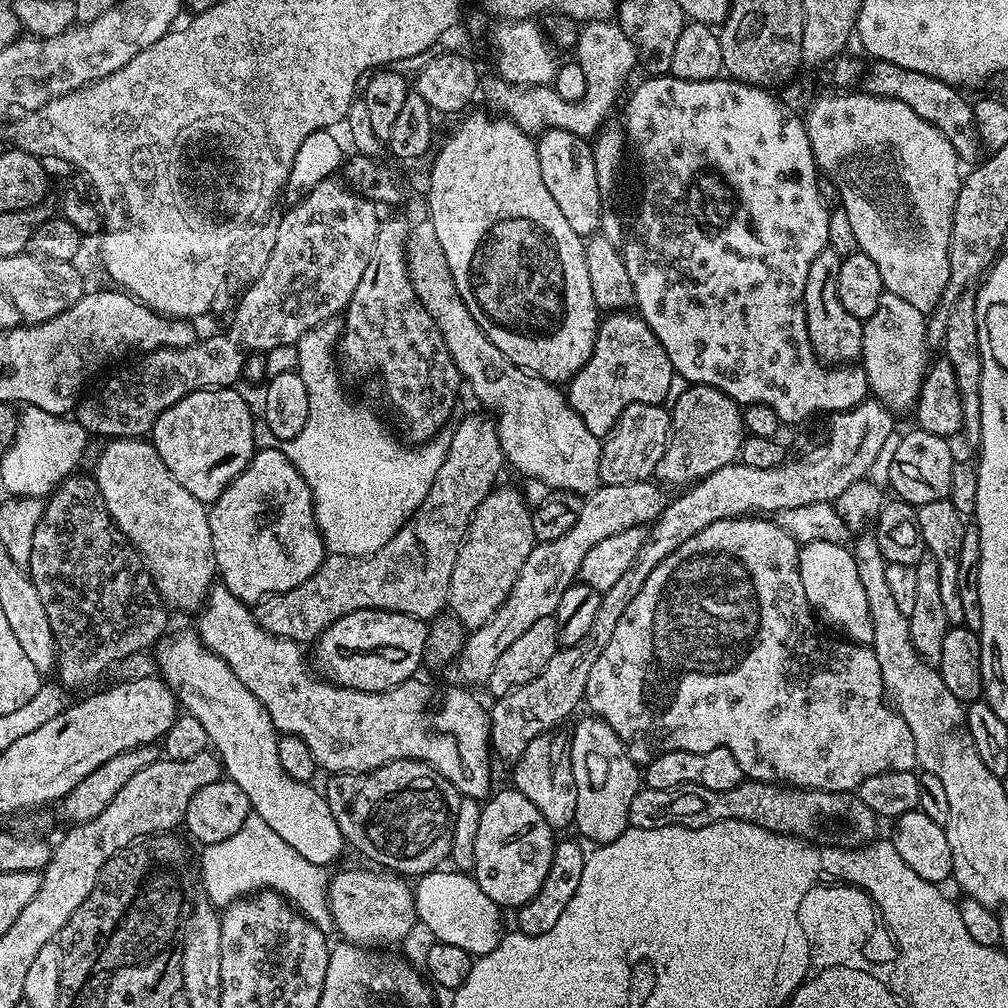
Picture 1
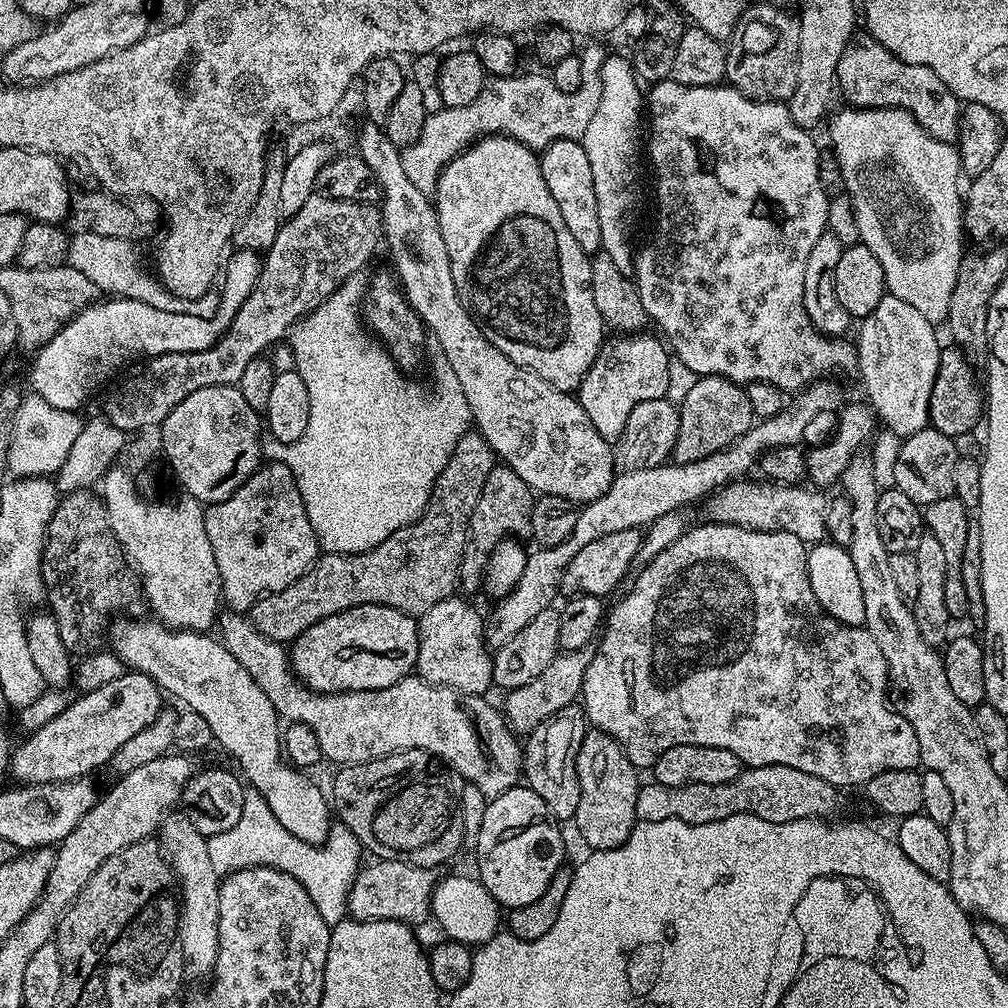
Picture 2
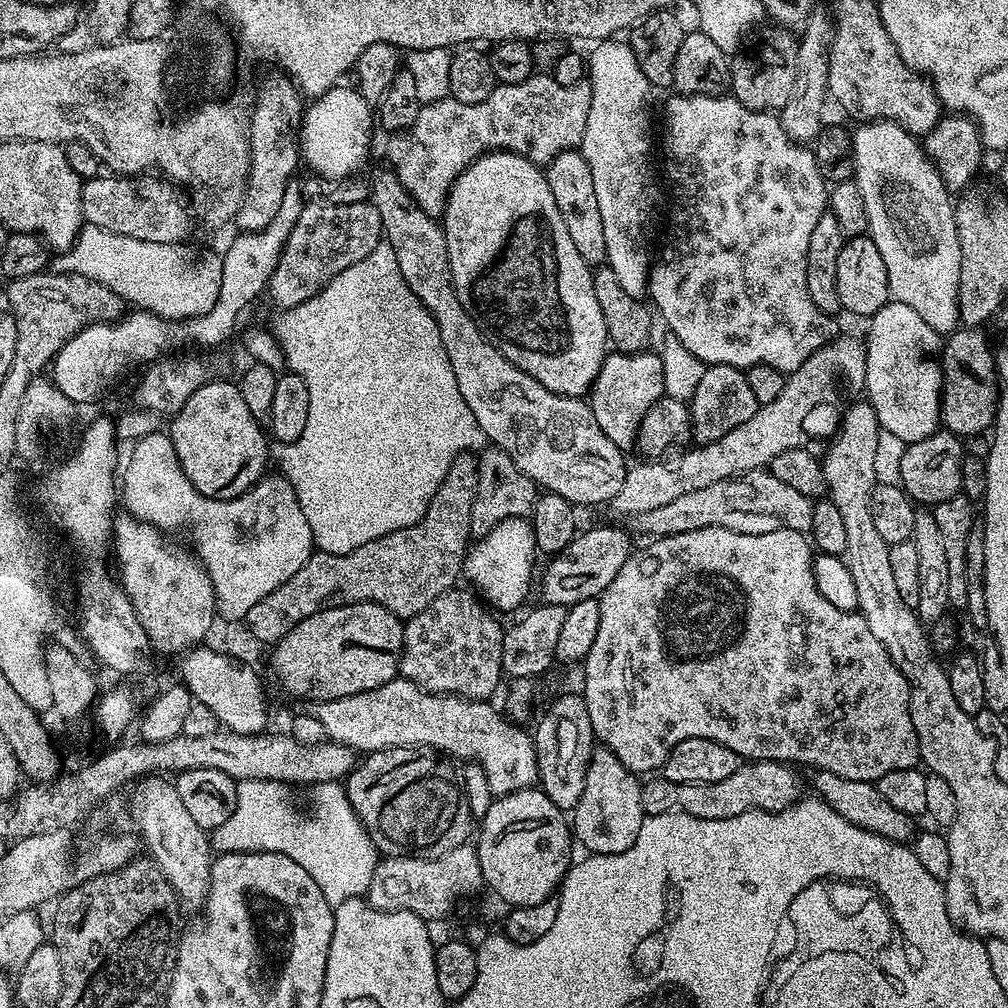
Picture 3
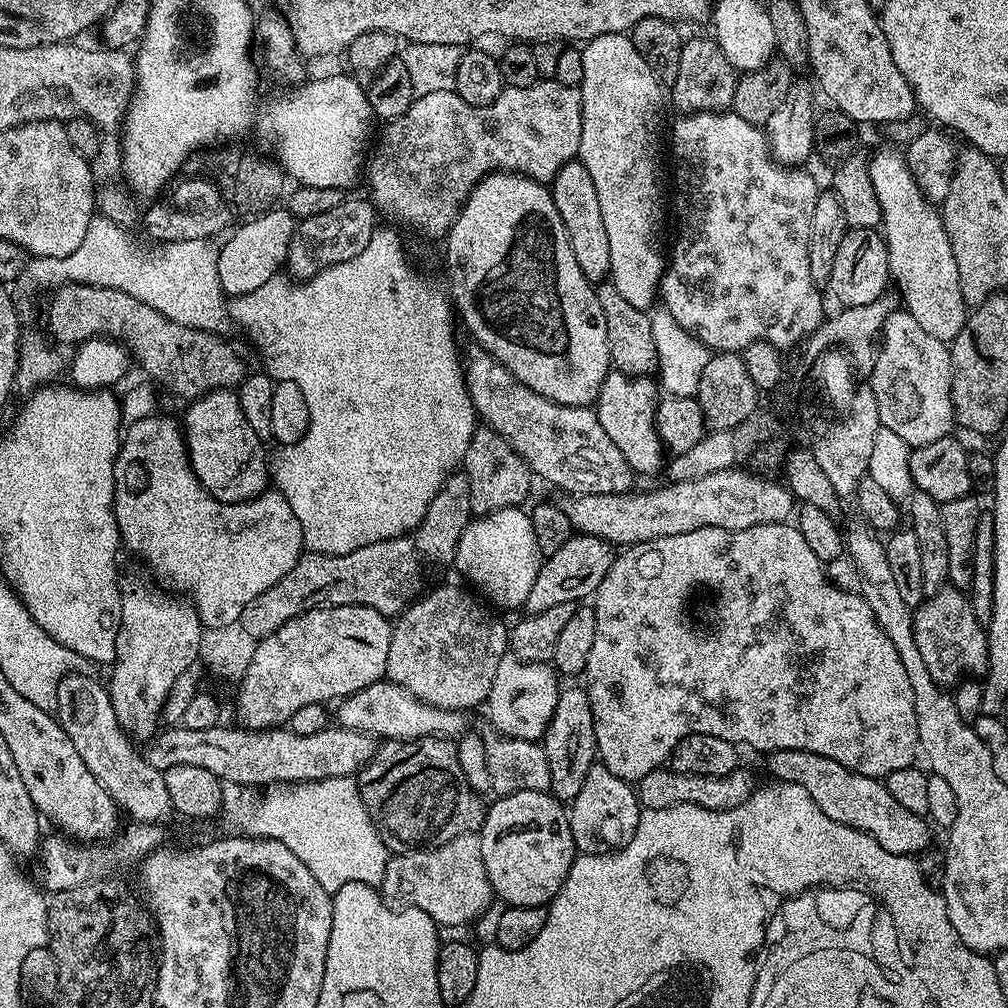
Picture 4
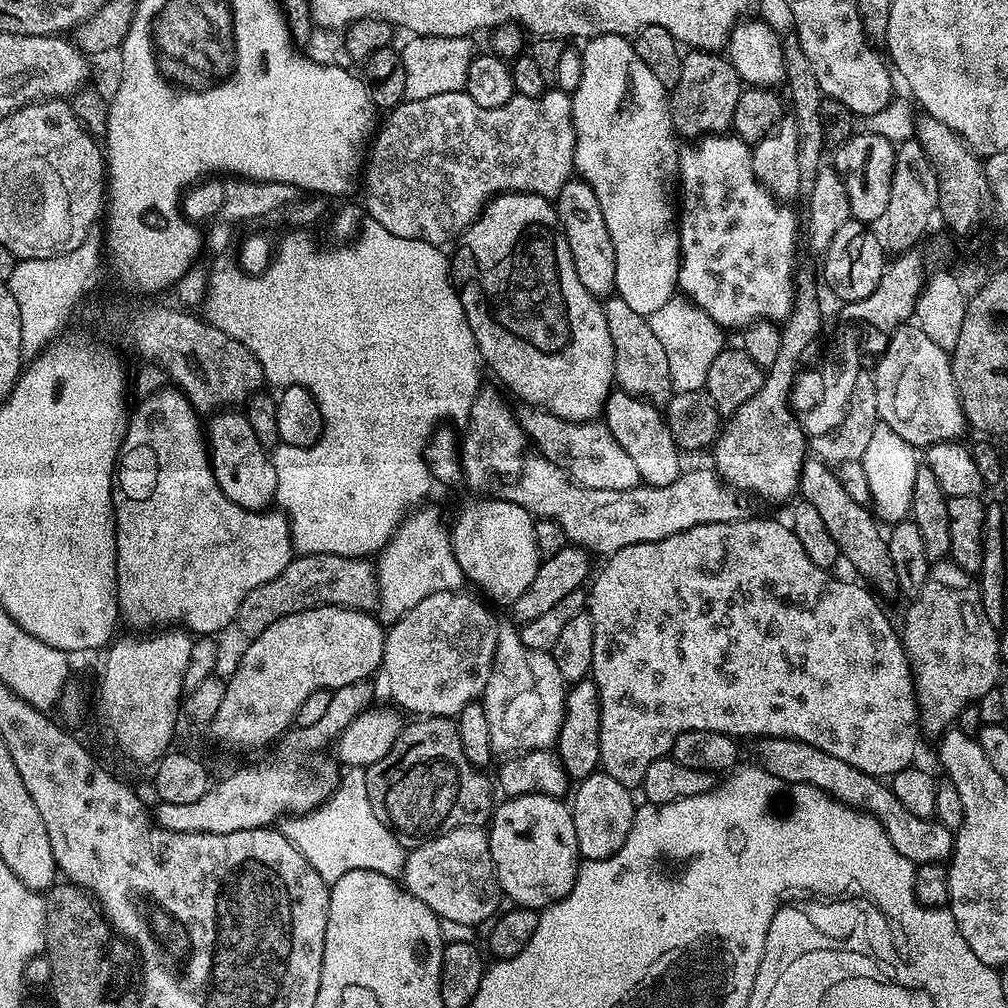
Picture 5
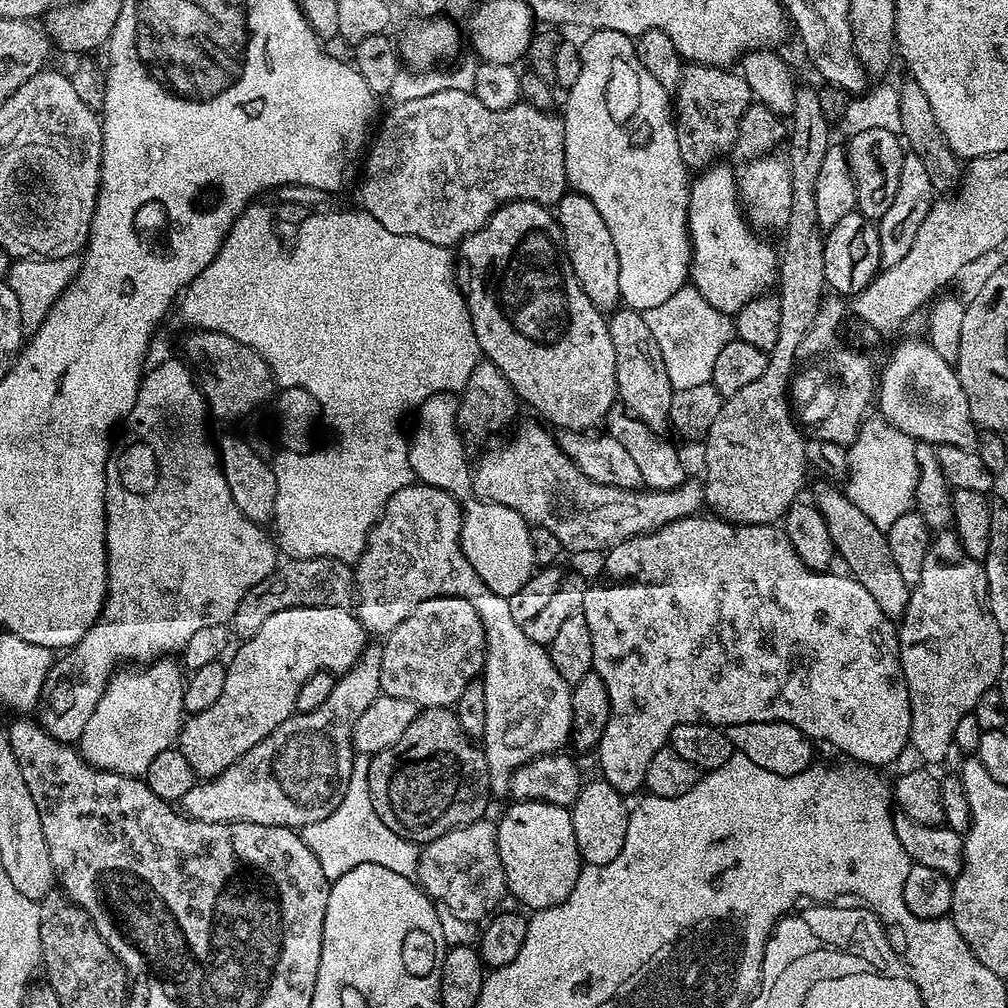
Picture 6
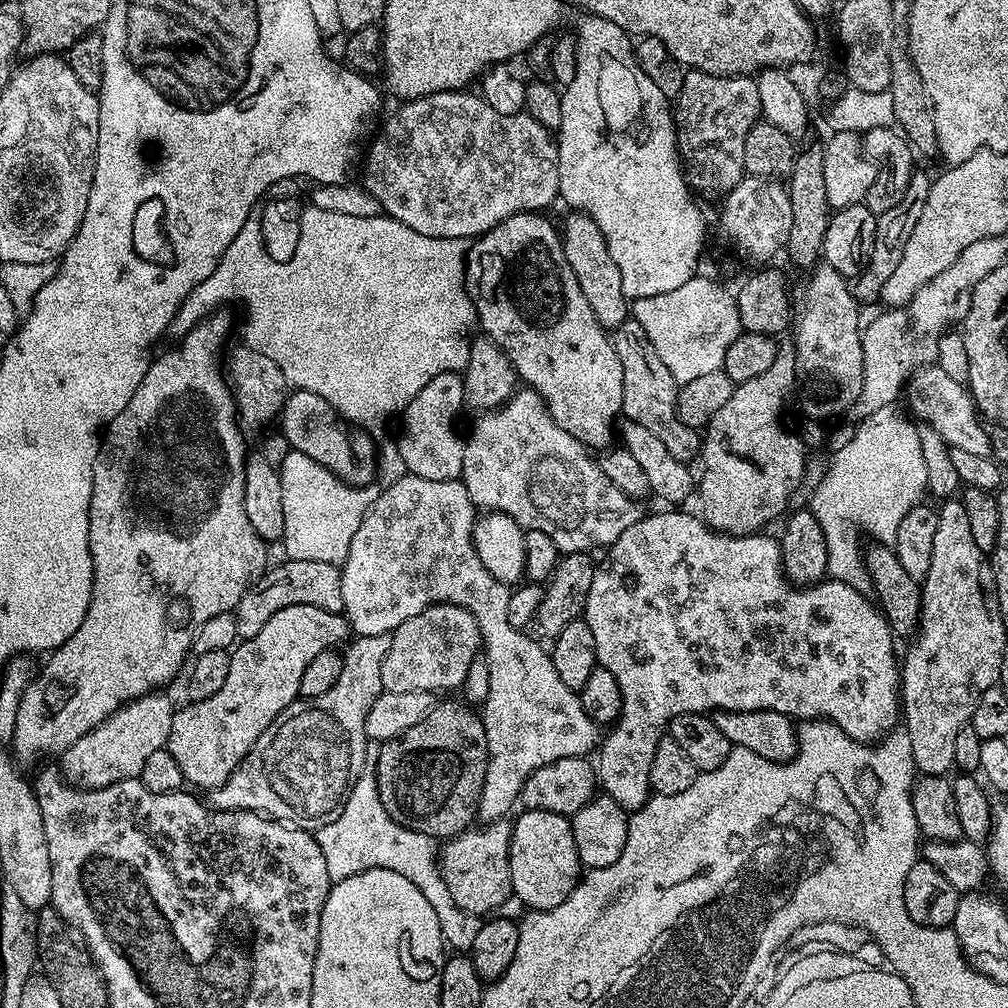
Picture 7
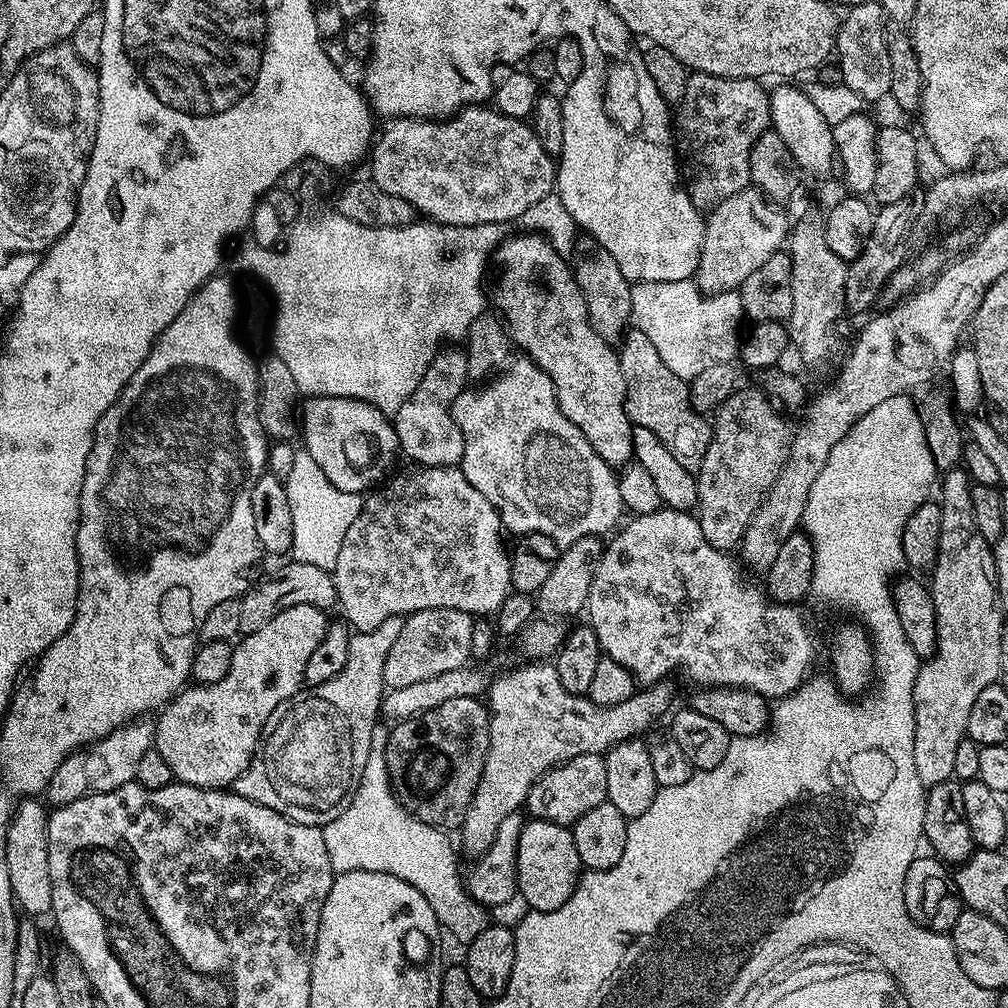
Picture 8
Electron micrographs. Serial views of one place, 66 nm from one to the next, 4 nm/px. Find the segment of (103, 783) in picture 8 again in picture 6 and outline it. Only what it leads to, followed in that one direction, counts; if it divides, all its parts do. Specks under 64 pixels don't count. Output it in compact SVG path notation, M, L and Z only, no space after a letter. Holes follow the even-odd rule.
M161 658L143 666L125 667L113 675L78 741L78 751L87 764L103 772L140 778L150 770L150 762L157 754L179 741L180 726L186 719L186 676L174 661Z

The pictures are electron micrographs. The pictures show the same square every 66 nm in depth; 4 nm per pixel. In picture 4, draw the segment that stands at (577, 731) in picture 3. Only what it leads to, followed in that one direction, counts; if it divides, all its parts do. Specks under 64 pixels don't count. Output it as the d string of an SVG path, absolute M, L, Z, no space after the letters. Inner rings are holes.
M561 687L558 706L544 731L542 741L544 753L550 762L550 778L553 796L561 802L570 802L582 790L586 774L590 774L593 764L597 763L596 739L594 738L594 714L590 710L590 698L583 687Z

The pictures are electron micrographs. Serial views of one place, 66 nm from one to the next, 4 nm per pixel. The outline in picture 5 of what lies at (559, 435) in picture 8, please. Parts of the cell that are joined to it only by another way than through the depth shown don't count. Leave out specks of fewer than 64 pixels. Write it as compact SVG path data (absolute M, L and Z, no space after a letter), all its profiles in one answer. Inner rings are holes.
M525 455L520 475L502 492L503 499L524 507L536 518L553 520L562 526L573 545L589 554L597 552L600 558L607 558L626 546L670 538L670 534L678 534L694 526L734 522L749 515L749 497L725 484L711 467L685 471L677 480L670 482L670 486L644 484L629 492L615 492L575 484L561 468L554 466L554 462L545 460L543 455L535 455Z

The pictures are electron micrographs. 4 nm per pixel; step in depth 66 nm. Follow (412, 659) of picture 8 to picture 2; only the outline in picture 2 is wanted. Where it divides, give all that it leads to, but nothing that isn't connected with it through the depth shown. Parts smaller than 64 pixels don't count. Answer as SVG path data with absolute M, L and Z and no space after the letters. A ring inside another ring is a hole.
M453 594L446 597L442 602L434 602L434 606L430 606L430 610L426 610L418 617L418 623L416 629L418 630L418 658L416 659L415 671L418 673L420 679L427 682L427 684L433 686L439 686L442 688L453 688L459 692L464 693L466 696L484 696L487 693L487 688L493 687L492 683L492 657L493 653L486 647L486 641L484 639L484 625L485 621L482 616L479 616L470 605L464 600L459 600L459 595Z

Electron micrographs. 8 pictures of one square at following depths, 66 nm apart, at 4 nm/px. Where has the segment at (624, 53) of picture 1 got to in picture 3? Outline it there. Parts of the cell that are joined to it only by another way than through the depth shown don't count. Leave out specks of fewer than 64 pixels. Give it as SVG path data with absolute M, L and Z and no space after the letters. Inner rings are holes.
M533 74L516 85L497 83L496 89L482 102L467 104L451 98L432 101L420 107L411 126L387 137L391 171L427 216L443 217L452 184L485 152L516 152L531 164L546 166L558 154L579 149L582 134L588 129L586 118L590 114L591 97L592 85L587 79L574 86L562 86L550 74Z

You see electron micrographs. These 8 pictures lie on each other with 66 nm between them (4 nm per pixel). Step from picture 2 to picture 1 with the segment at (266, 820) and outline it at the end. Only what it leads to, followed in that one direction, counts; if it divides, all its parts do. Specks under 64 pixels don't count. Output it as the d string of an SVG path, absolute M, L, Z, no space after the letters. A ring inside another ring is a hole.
M255 814L248 816L238 831L230 834L230 838L226 838L223 842L205 844L199 851L198 878L200 876L204 882L203 893L206 899L216 905L217 909L223 910L235 900L251 896L261 890L271 890L279 892L301 916L306 917L314 926L318 926L318 930L326 934L333 931L332 915L328 905L329 869L322 864L306 862L306 858L302 858L302 854L298 854L294 846L286 846L286 842L282 842L282 838L278 838L278 834L274 834L274 830L270 830L270 826L262 822L262 818L258 818Z

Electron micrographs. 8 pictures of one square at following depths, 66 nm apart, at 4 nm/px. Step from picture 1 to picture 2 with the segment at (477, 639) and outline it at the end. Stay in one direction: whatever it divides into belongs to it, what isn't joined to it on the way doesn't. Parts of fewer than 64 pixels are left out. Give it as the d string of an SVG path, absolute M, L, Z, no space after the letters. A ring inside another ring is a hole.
M820 380L808 385L795 397L796 400L789 403L776 416L769 420L760 420L753 423L749 432L742 434L728 448L721 452L710 454L706 458L698 458L698 462L686 462L677 464L665 462L657 468L621 471L613 479L612 485L598 498L589 500L578 511L578 522L574 525L574 534L566 538L566 542L558 542L558 546L549 548L537 547L536 552L529 551L525 562L525 569L517 585L504 597L497 599L493 610L486 616L484 625L484 639L489 649L500 648L514 634L519 634L530 621L542 610L553 607L552 599L560 592L560 579L562 574L570 566L570 562L582 550L582 546L594 542L594 538L606 538L606 534L615 534L617 530L630 530L631 528L647 529L662 514L670 514L687 509L687 504L695 500L703 501L713 495L717 490L747 477L748 472L757 467L760 455L766 450L778 446L799 445L804 431L812 424L812 419L819 412L839 413L846 403L846 397L836 392L834 385Z

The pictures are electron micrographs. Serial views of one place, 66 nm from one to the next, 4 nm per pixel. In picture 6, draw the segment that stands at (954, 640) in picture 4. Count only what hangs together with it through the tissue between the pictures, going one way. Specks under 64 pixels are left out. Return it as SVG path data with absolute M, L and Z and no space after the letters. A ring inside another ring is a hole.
M940 530L931 537L926 550L926 562L922 562L922 578L911 585L910 602L906 606L902 623L898 628L900 637L900 661L910 694L912 715L911 751L916 751L924 760L944 760L948 751L953 751L954 726L962 718L975 713L976 704L987 692L997 687L999 672L1006 661L1004 655L1005 633L994 622L994 614L988 609L986 574L981 561L970 558L956 537L955 531ZM952 640L956 640L956 656L952 656Z

